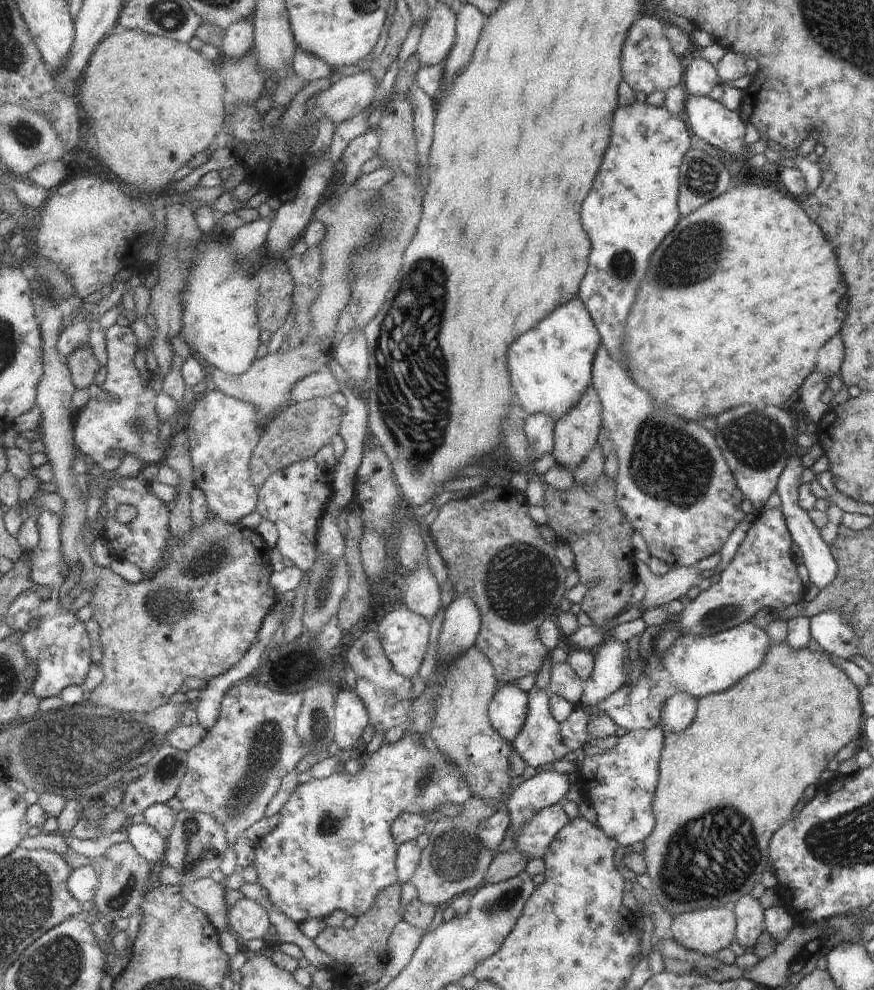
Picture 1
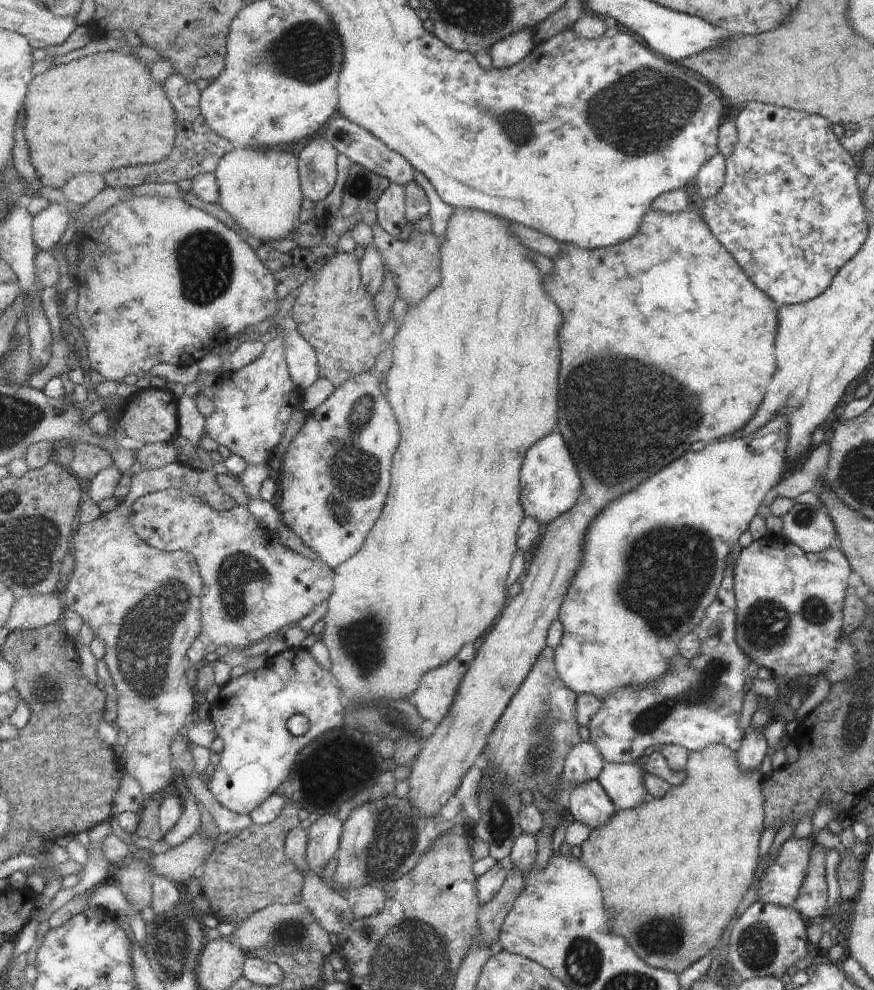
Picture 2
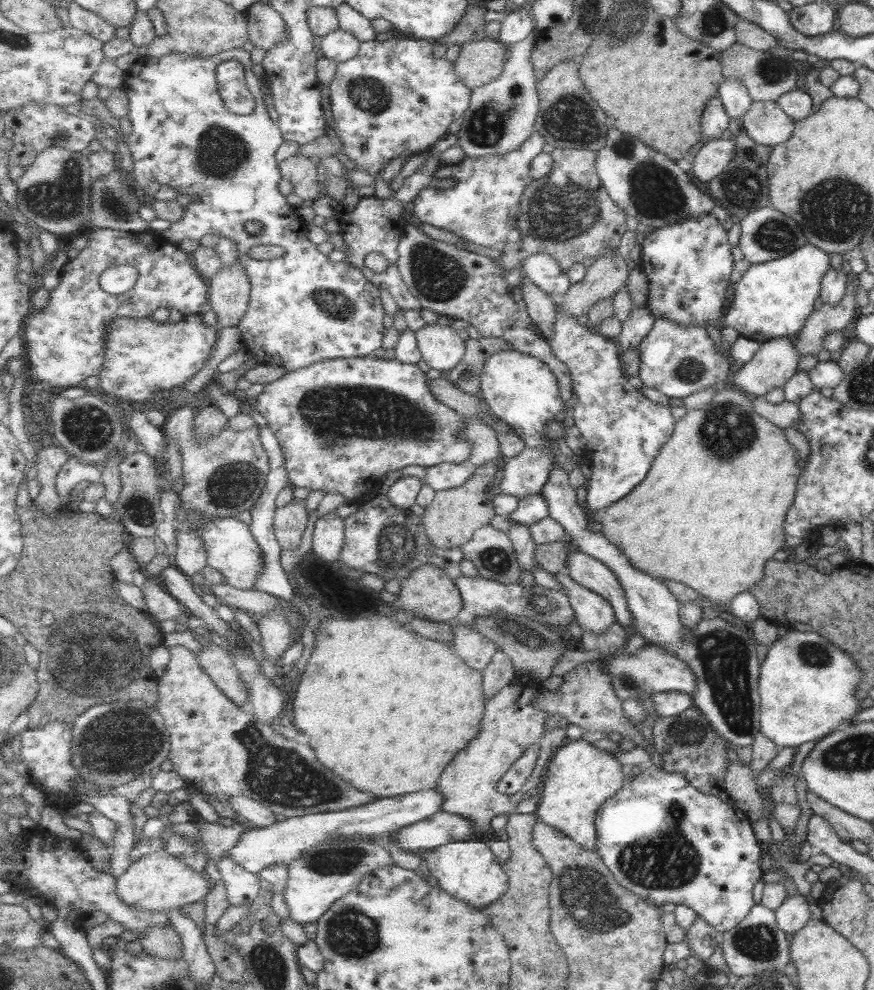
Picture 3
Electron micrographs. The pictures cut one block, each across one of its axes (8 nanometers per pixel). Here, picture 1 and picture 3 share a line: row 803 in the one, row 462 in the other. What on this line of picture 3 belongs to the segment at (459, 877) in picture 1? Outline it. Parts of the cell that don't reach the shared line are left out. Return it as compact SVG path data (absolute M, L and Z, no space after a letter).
M465 418L465 421L467 421L465 433L473 443L473 454L464 464L467 470L475 471L482 464L499 460L501 458L501 448L499 448L497 432L479 418Z

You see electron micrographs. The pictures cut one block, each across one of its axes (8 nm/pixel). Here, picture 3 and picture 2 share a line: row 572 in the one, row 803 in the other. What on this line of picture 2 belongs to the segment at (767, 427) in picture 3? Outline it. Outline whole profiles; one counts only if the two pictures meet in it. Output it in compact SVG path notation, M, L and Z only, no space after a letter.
M714 744L690 752L685 771L688 772L687 780L681 786L673 787L665 798L655 799L649 796L645 804L639 805L636 809L619 810L618 814L614 816L614 820L608 825L595 829L591 833L590 839L581 846L582 851L579 856L598 876L598 881L602 884L607 910L611 910L615 914L615 920L613 920L615 930L613 932L627 938L627 942L633 946L633 950L652 967L677 974L681 974L683 970L693 966L695 960L705 956L717 944L723 928L727 926L727 922L735 914L739 900L743 898L745 890L753 882L753 872L756 872L755 866L757 866L757 842L759 842L759 836L764 829L764 812L762 809L764 798L760 789L761 778L766 772L764 769L743 771L738 766L737 754L734 751L724 744Z

